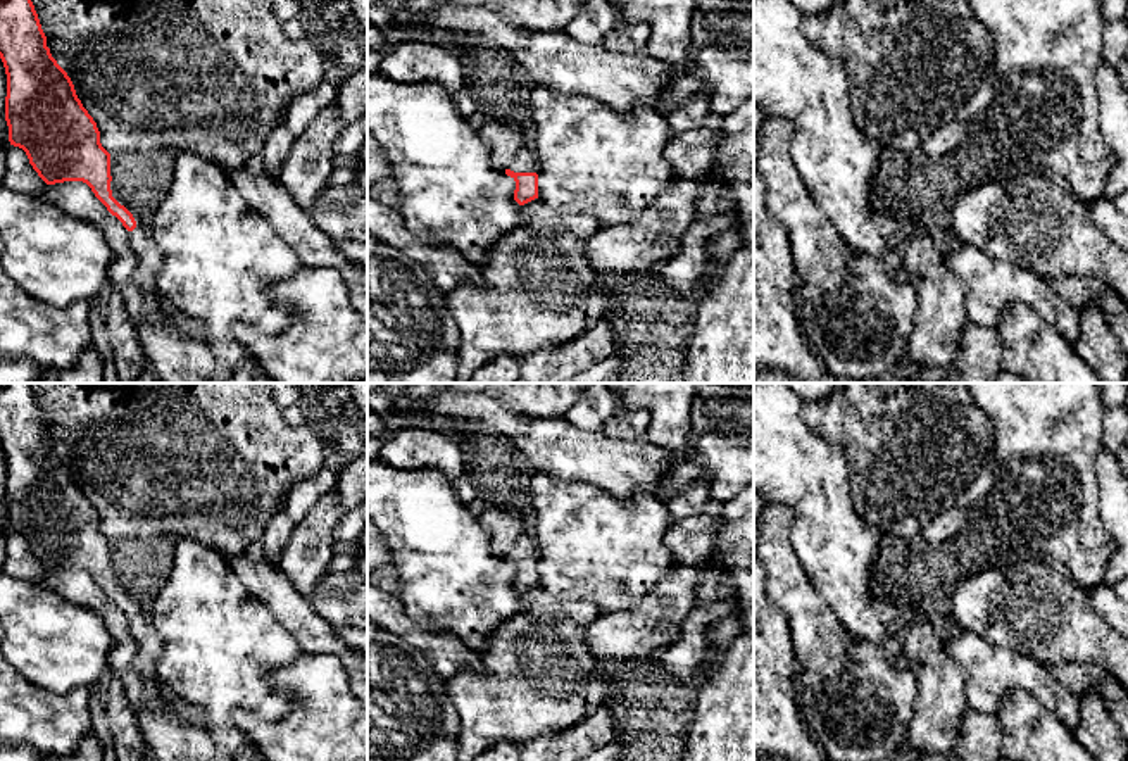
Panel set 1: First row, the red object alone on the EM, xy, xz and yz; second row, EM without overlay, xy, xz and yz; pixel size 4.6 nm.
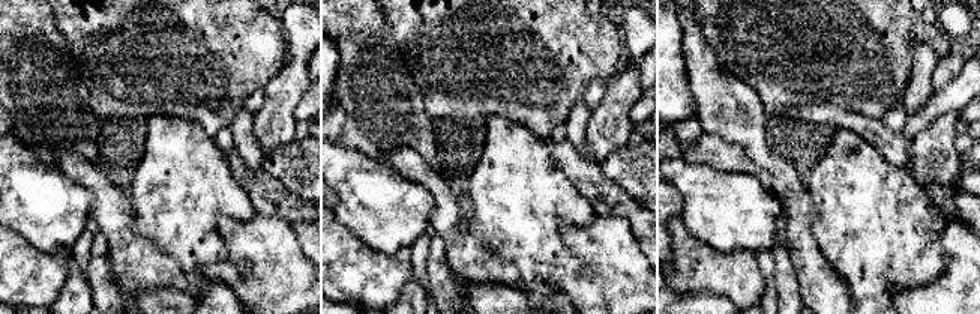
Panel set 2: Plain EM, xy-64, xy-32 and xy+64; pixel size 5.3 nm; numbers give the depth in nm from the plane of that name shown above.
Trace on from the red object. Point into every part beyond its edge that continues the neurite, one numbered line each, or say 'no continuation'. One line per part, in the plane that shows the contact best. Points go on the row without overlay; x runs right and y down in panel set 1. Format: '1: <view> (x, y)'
1: xz (526, 547)

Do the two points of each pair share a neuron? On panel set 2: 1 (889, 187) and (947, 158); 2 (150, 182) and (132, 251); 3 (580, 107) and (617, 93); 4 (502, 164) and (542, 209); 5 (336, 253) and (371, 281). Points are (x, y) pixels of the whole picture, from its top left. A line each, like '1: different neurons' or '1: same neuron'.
1: different neurons
2: different neurons
3: different neurons
4: same neuron
5: same neuron

